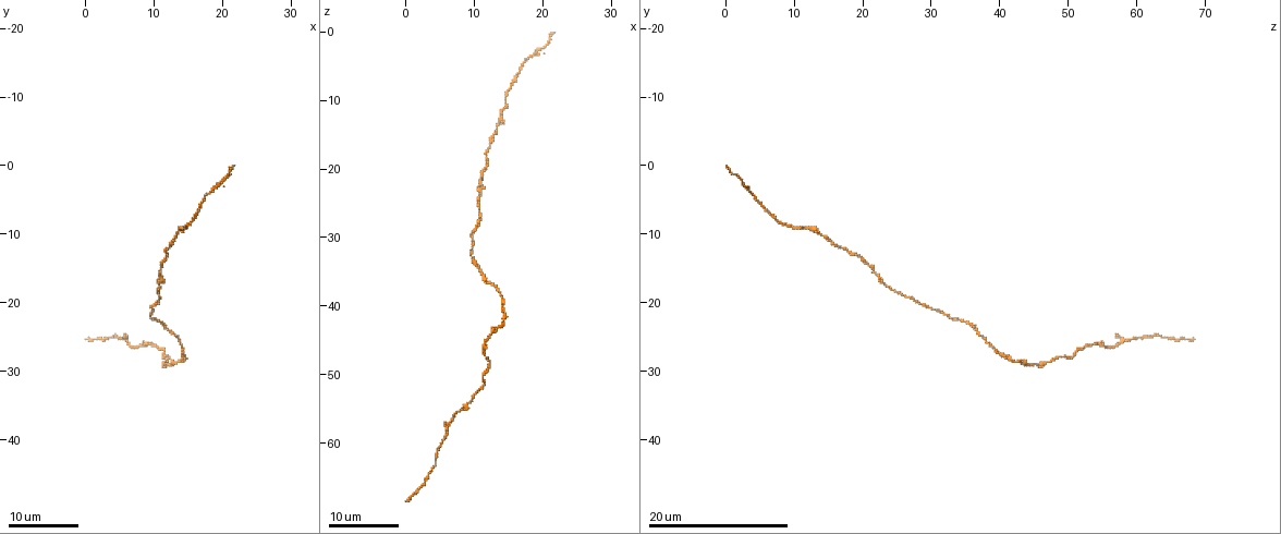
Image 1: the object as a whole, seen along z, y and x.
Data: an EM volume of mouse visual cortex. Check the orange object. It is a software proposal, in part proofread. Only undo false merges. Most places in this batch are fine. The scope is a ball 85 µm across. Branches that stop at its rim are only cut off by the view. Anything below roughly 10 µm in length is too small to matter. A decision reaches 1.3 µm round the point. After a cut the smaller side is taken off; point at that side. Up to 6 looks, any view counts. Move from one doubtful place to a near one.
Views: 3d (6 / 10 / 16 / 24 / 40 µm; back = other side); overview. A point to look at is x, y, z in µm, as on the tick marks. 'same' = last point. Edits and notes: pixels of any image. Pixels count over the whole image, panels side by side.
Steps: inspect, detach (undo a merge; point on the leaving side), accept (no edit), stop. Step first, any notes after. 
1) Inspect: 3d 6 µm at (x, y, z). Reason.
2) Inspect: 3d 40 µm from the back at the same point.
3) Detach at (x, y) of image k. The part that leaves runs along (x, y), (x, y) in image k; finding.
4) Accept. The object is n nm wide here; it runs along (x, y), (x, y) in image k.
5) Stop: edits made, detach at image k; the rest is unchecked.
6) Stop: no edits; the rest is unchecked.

Inspect: 3d 24 µm at (14.0, 28.5, 42.5). Thin neck.

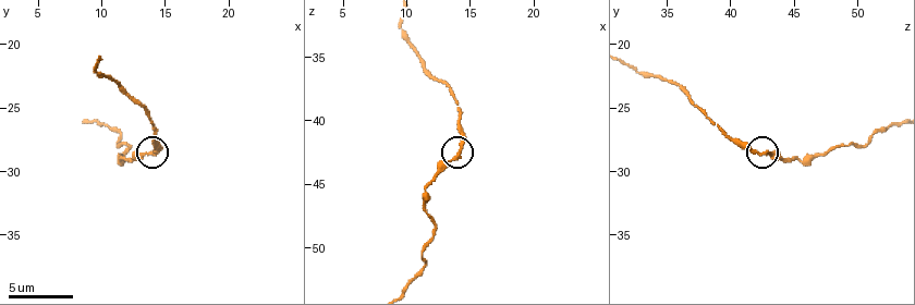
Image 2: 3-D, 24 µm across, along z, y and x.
Inspect: 3d 10 µm at (14.2, 28.6, 42.4). Zoom in.

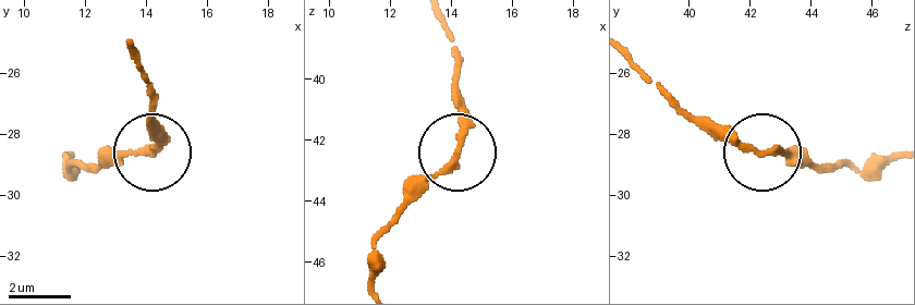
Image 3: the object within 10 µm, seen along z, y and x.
Accept. The object is 210 nm wide here; it runs along (440, 19), (453, 49), (461, 135), (446, 167), (386, 227) in image 3; all the same neuron.

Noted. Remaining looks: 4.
Inspect: 3d 24 µm at (13.5, 10.0, 13.5). Thick turns thin.

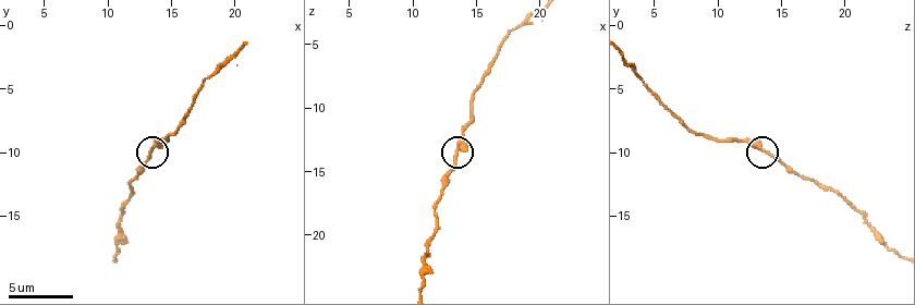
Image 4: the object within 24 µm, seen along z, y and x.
Inspect: 3d 10 µm at (13.4, 10.0, 13.8).

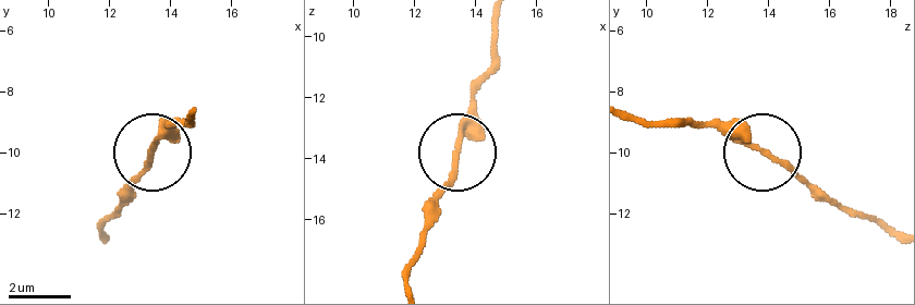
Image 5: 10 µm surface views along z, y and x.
Accept. One neuron here.

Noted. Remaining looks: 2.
Inspect: 3d 16 µm at (10.8, 17.6, 23.8). Thick turns thin.

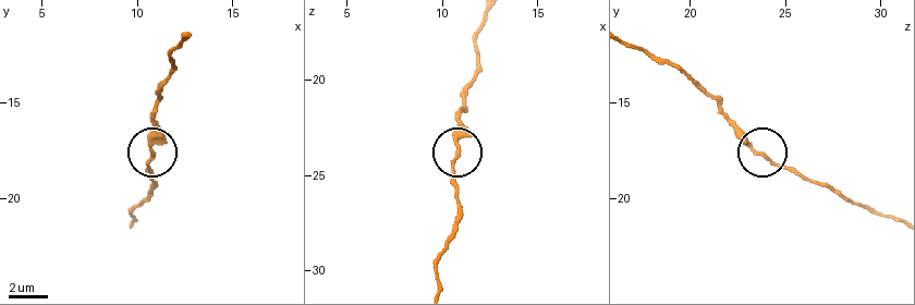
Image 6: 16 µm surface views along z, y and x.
Accept. All the same neuron.

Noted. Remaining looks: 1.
Stop: no edits; the rest is unchecked.

